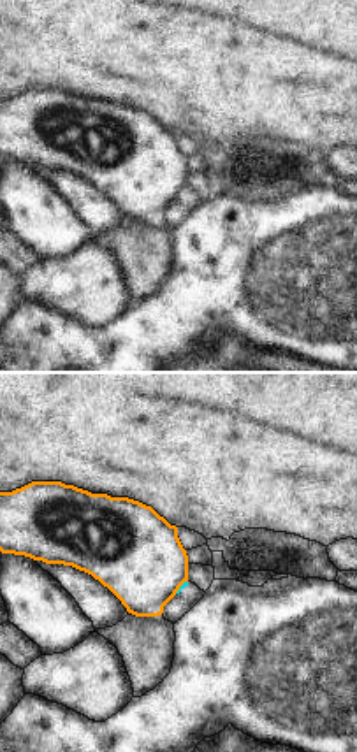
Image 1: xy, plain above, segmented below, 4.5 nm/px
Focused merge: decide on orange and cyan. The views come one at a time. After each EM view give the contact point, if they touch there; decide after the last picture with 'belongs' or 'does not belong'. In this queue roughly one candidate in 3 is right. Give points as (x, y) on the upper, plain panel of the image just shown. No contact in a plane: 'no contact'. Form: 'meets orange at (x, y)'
meets orange at (180, 192)

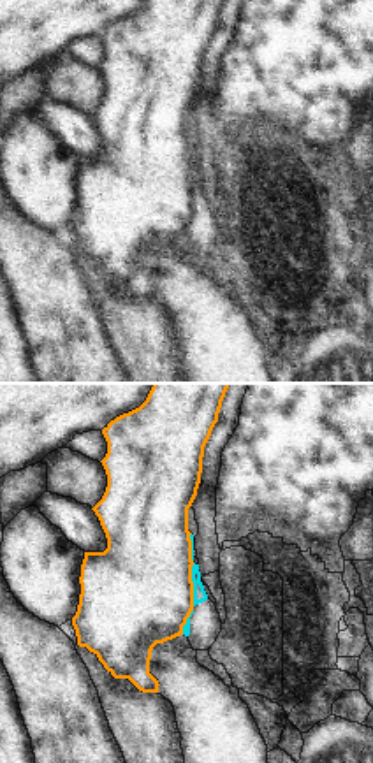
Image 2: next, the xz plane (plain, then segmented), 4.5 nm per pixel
meets orange at (190, 176)

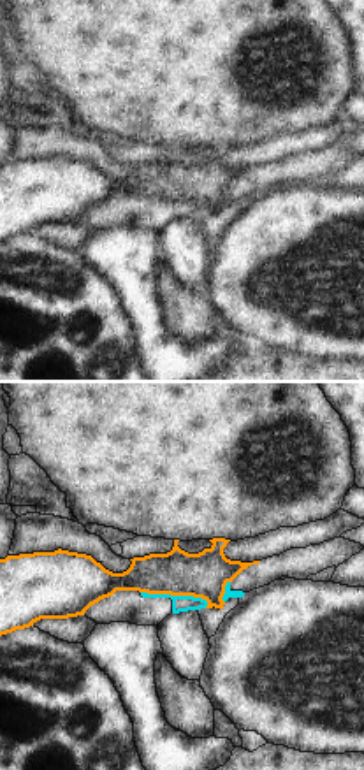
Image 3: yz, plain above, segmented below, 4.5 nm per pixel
meets orange at (176, 201)

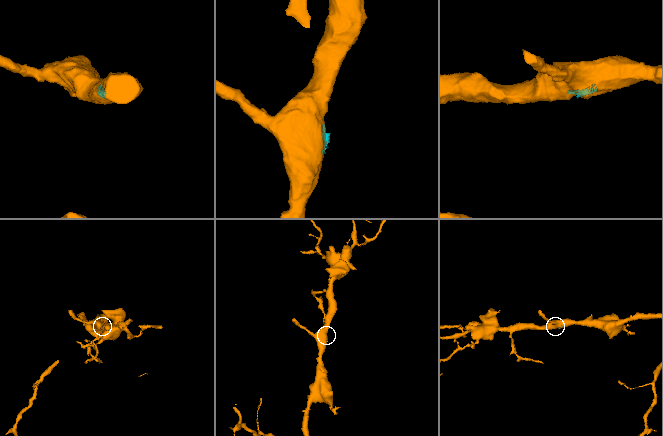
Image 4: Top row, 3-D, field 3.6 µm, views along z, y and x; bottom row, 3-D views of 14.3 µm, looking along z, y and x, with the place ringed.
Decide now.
does not belong

